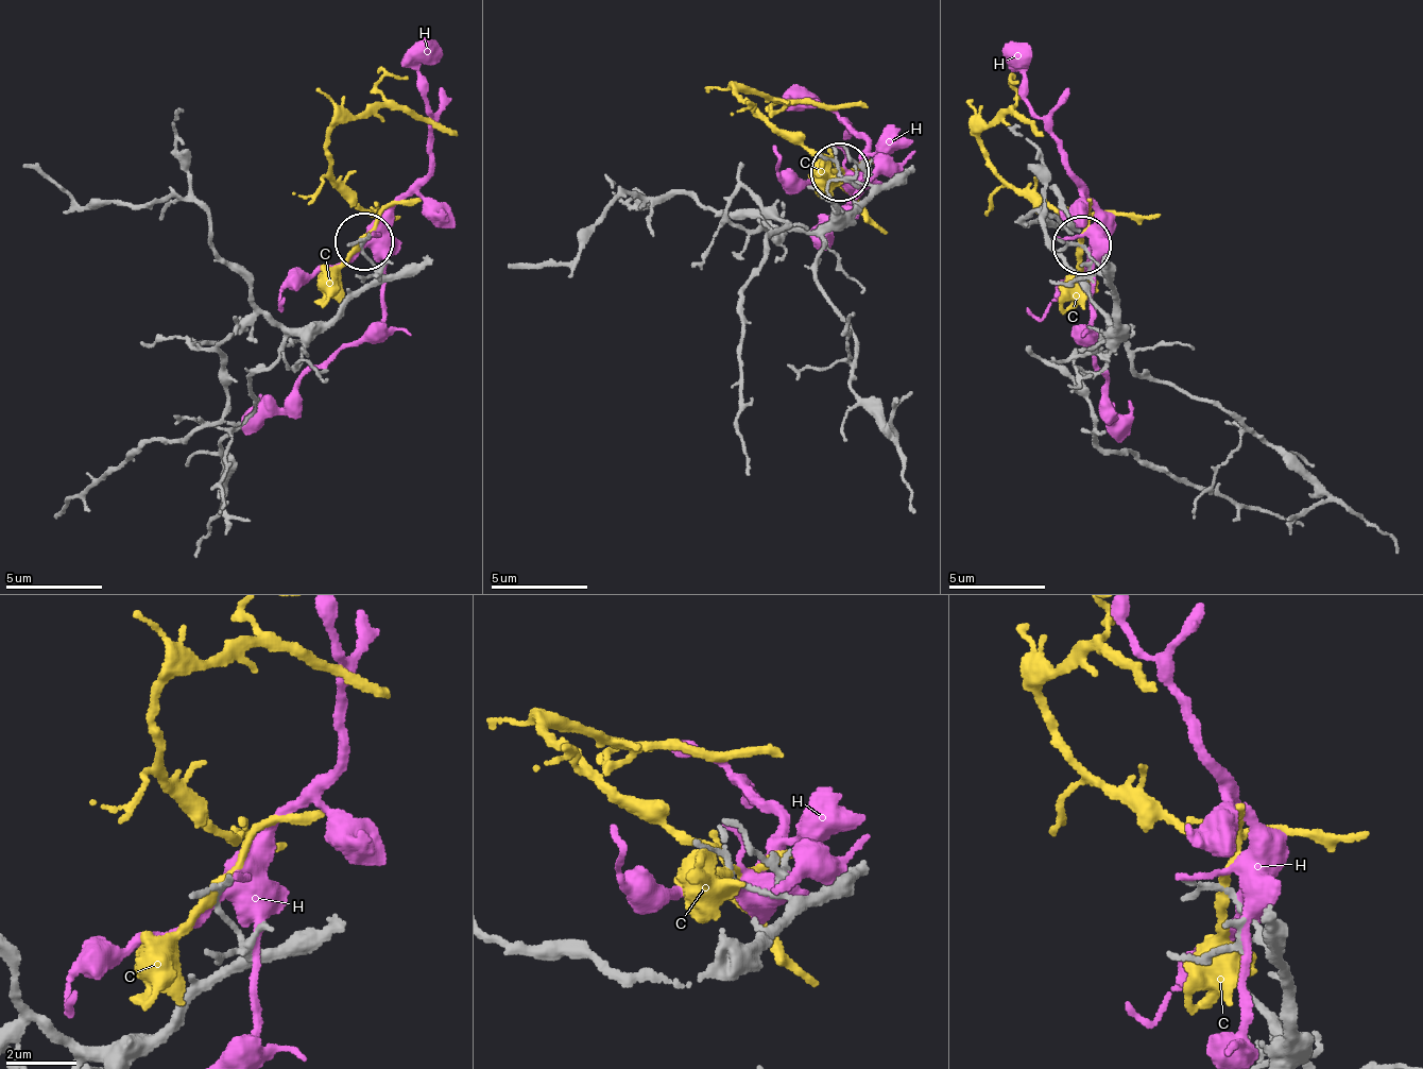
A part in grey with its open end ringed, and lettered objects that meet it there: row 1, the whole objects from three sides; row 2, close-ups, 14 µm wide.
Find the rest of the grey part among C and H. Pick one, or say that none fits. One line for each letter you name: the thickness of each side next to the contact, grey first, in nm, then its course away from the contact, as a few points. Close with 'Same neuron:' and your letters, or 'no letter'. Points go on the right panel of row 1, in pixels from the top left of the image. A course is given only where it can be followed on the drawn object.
C: Thickness 120 nm (grey) against 260 nm
Same neuron: C

